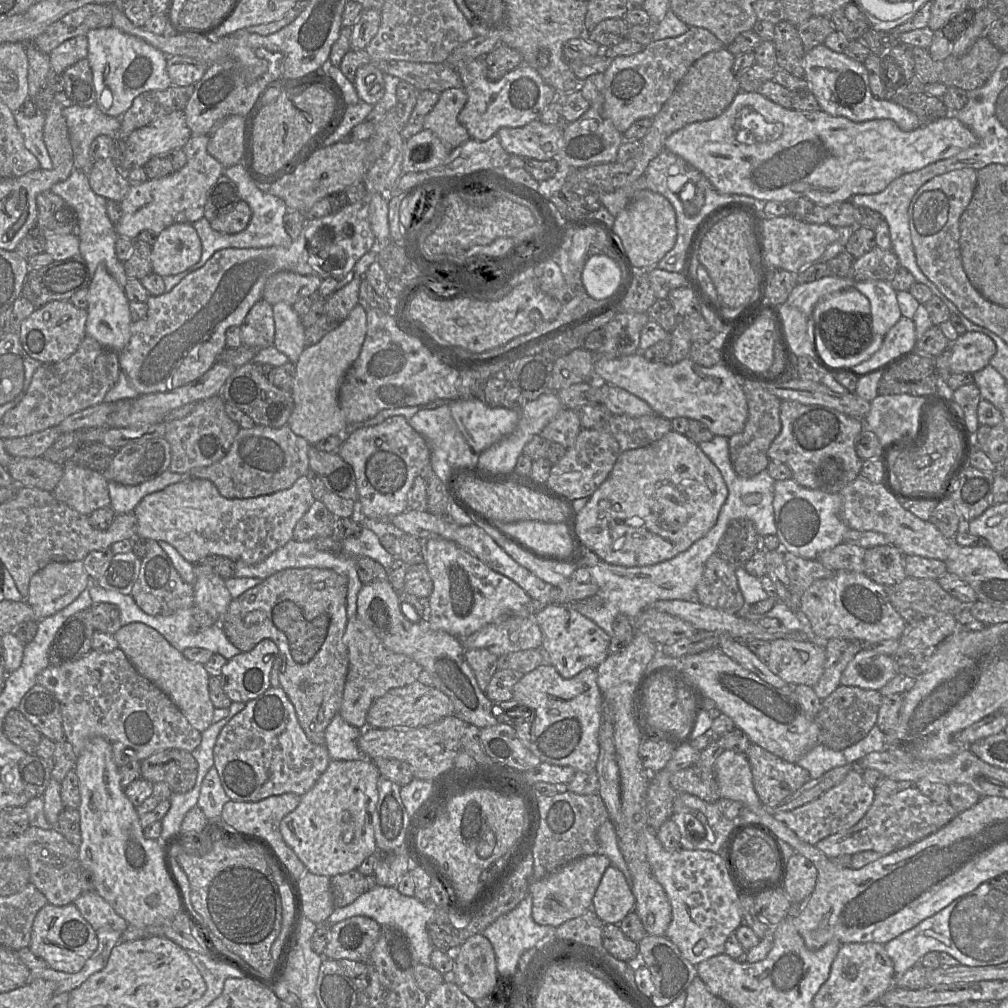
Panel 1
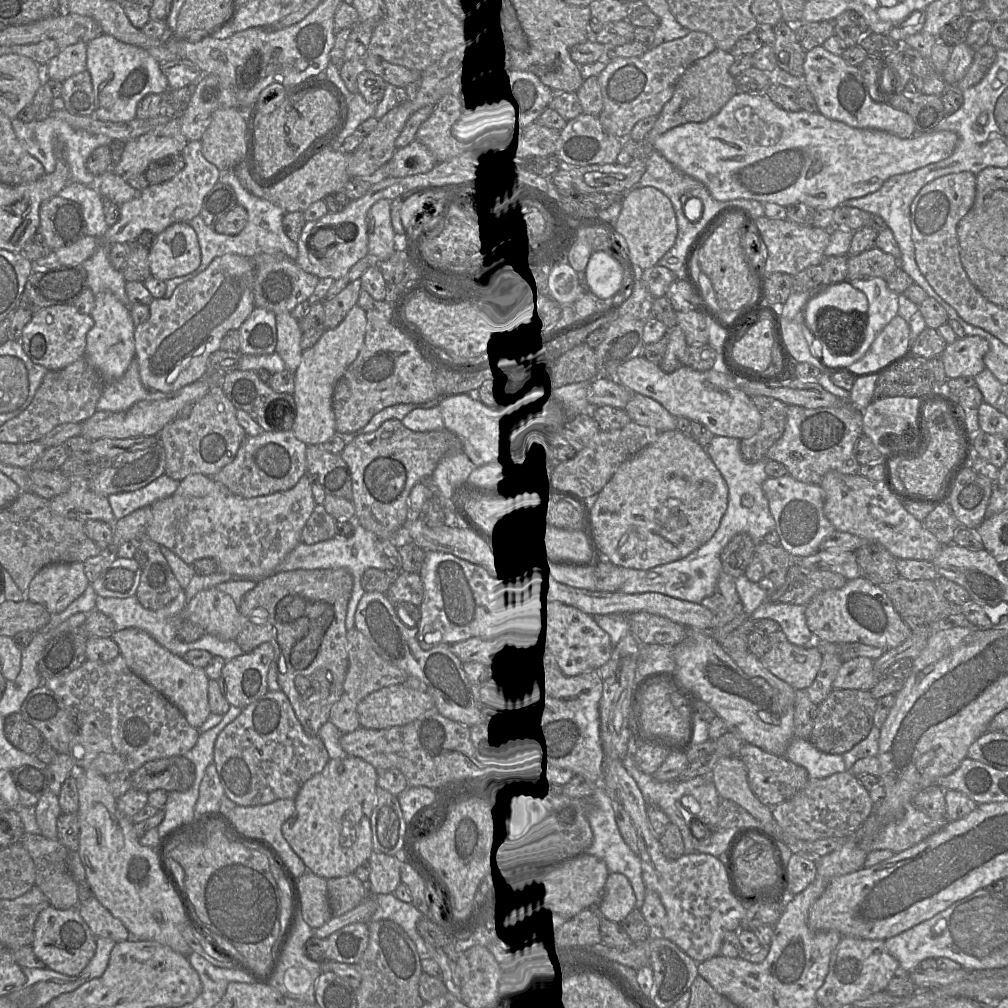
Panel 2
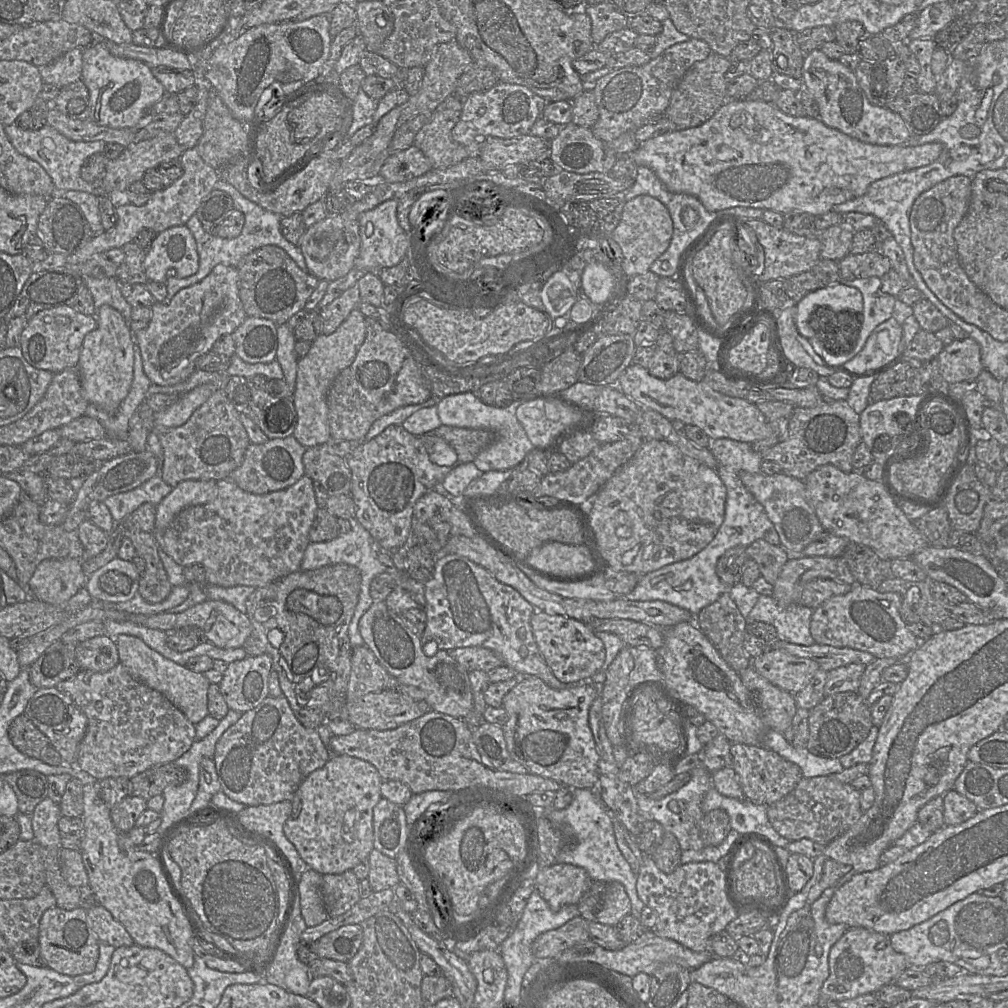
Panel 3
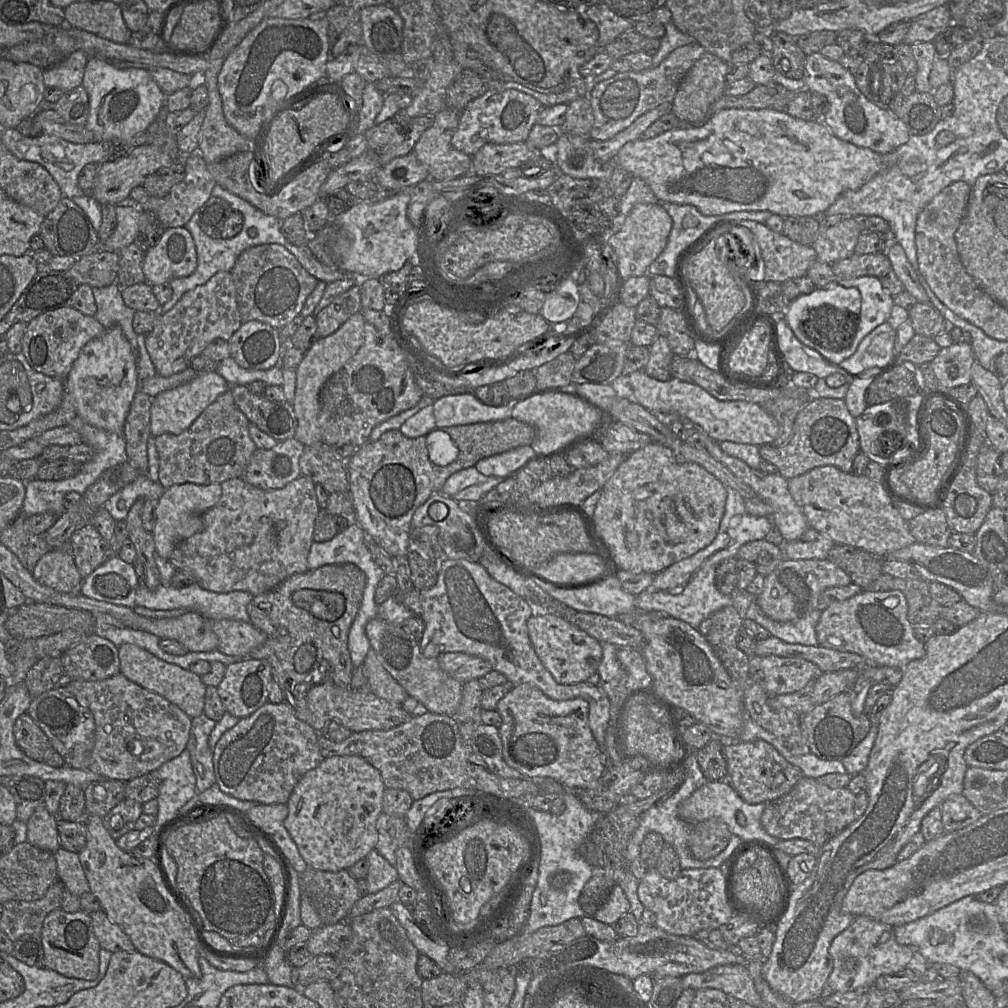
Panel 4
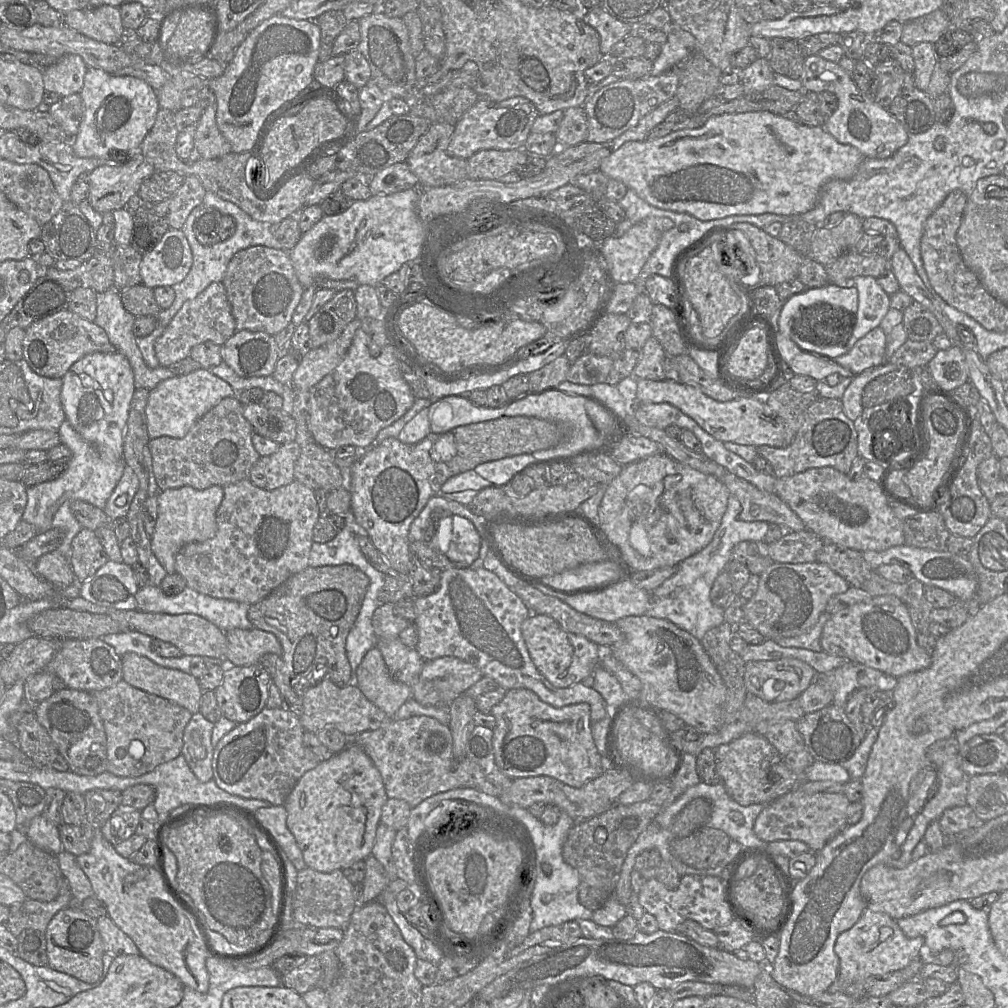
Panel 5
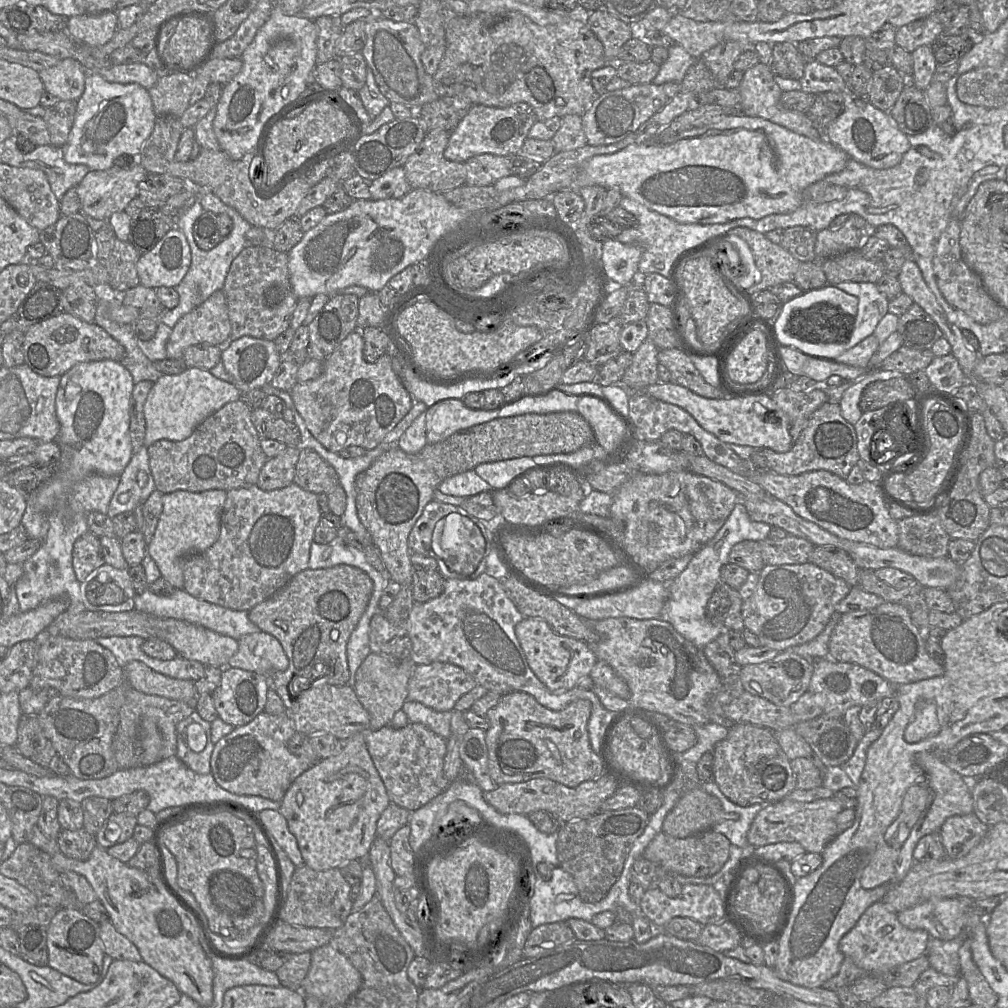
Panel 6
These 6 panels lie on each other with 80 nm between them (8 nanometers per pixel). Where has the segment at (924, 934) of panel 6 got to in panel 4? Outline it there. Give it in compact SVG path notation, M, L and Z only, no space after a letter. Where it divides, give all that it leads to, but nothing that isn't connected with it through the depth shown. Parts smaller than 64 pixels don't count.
M857 916L847 929L837 935L829 947L829 954L833 969L827 987L834 993L865 991L880 976L895 974L917 962L916 950L898 944L891 926L867 916Z

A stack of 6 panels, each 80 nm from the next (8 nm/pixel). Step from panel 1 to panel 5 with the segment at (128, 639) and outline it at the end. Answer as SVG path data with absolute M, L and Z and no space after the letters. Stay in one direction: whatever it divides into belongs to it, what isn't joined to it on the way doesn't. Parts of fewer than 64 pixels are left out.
M132 652L126 653L121 657L121 667L122 680L129 685L167 699L187 709L192 714L199 712L200 699L203 691L200 688L198 679L191 674L159 666L150 659Z

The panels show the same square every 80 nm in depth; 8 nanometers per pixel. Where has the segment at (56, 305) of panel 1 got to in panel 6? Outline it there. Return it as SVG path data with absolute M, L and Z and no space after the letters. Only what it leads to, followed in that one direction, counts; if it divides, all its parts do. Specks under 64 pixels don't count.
M62 312L31 326L24 335L24 363L43 376L62 376L82 362L113 360L122 362L125 348L96 323L85 322Z

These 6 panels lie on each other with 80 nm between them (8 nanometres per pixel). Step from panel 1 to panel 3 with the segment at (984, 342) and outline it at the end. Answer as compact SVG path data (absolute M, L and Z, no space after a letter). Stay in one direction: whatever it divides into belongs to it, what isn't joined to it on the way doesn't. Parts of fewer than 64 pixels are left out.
M970 337L945 345L937 360L946 384L976 380L984 369L980 345Z

